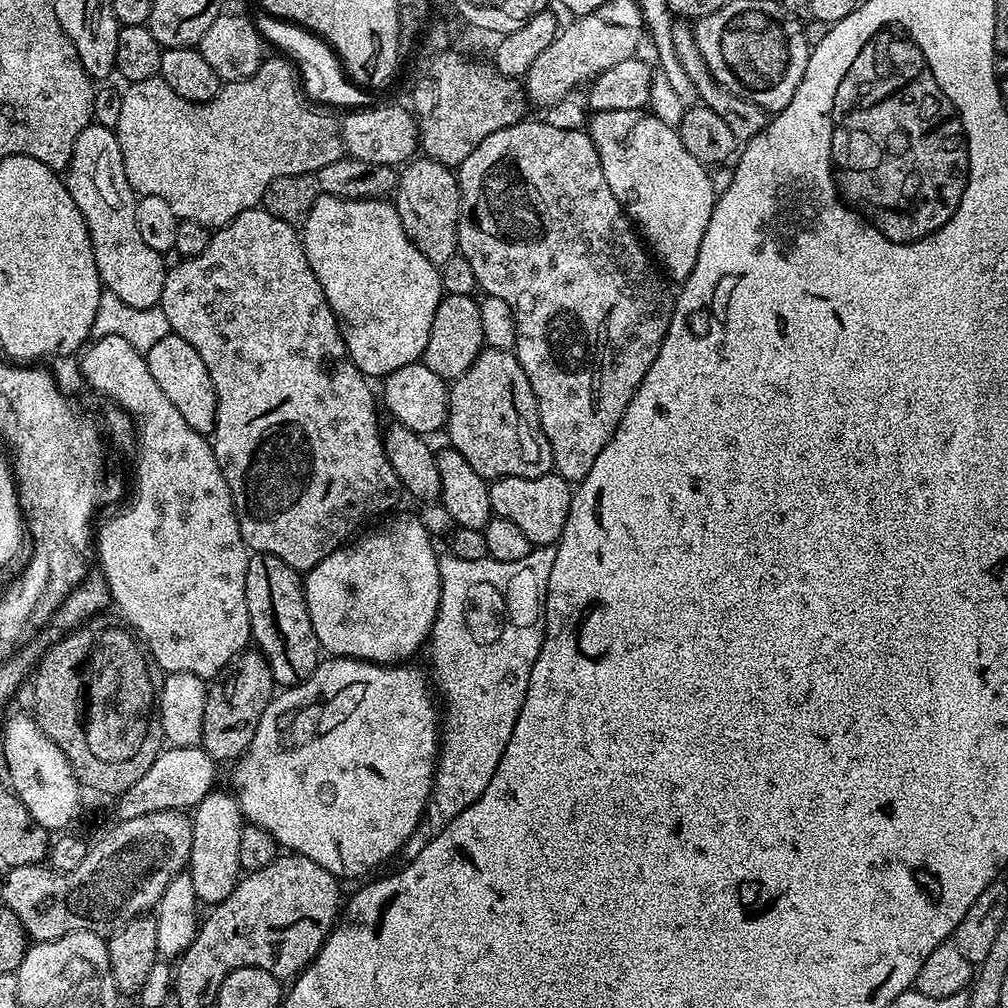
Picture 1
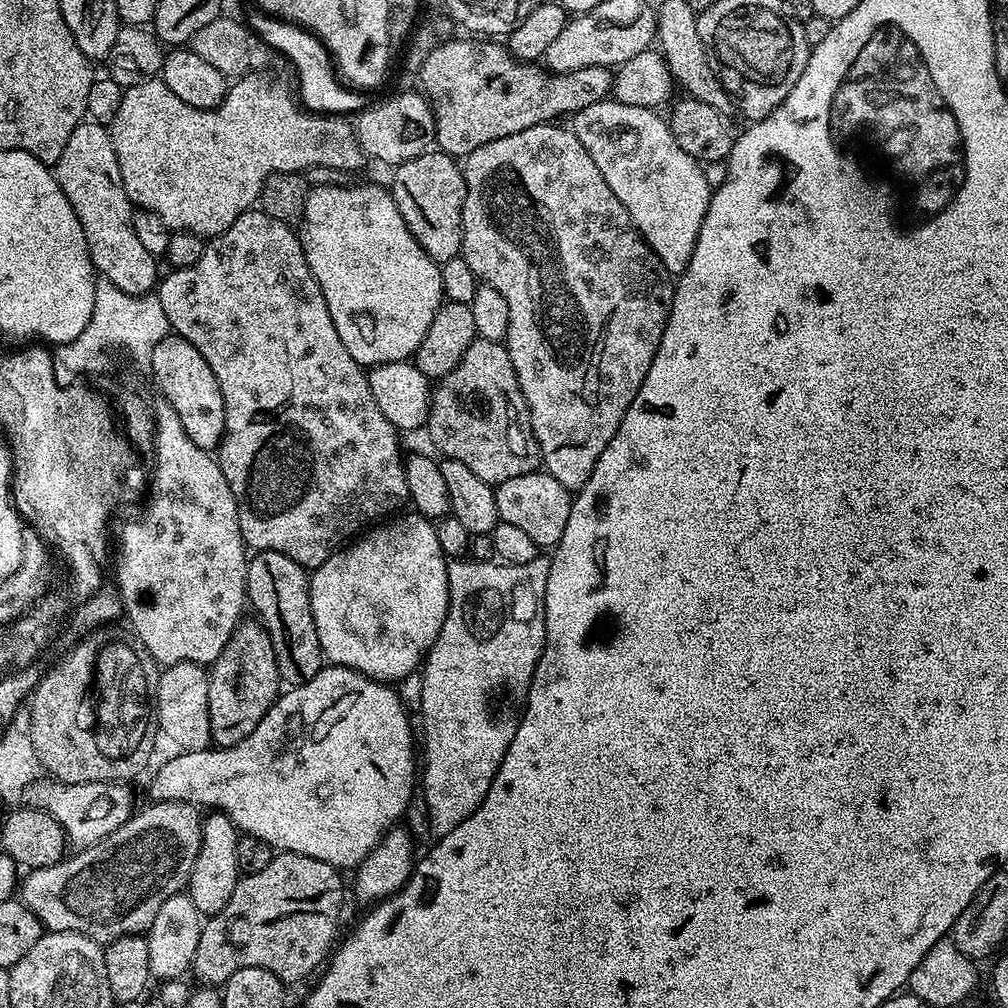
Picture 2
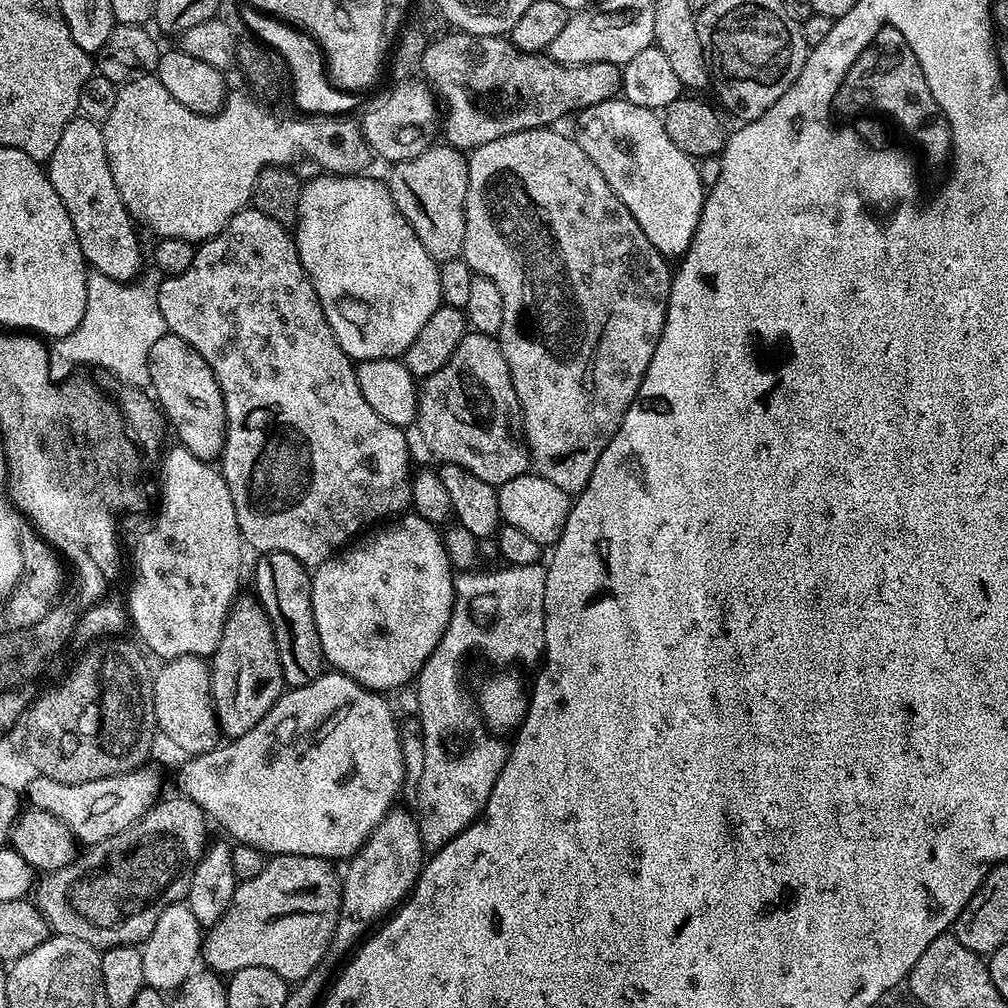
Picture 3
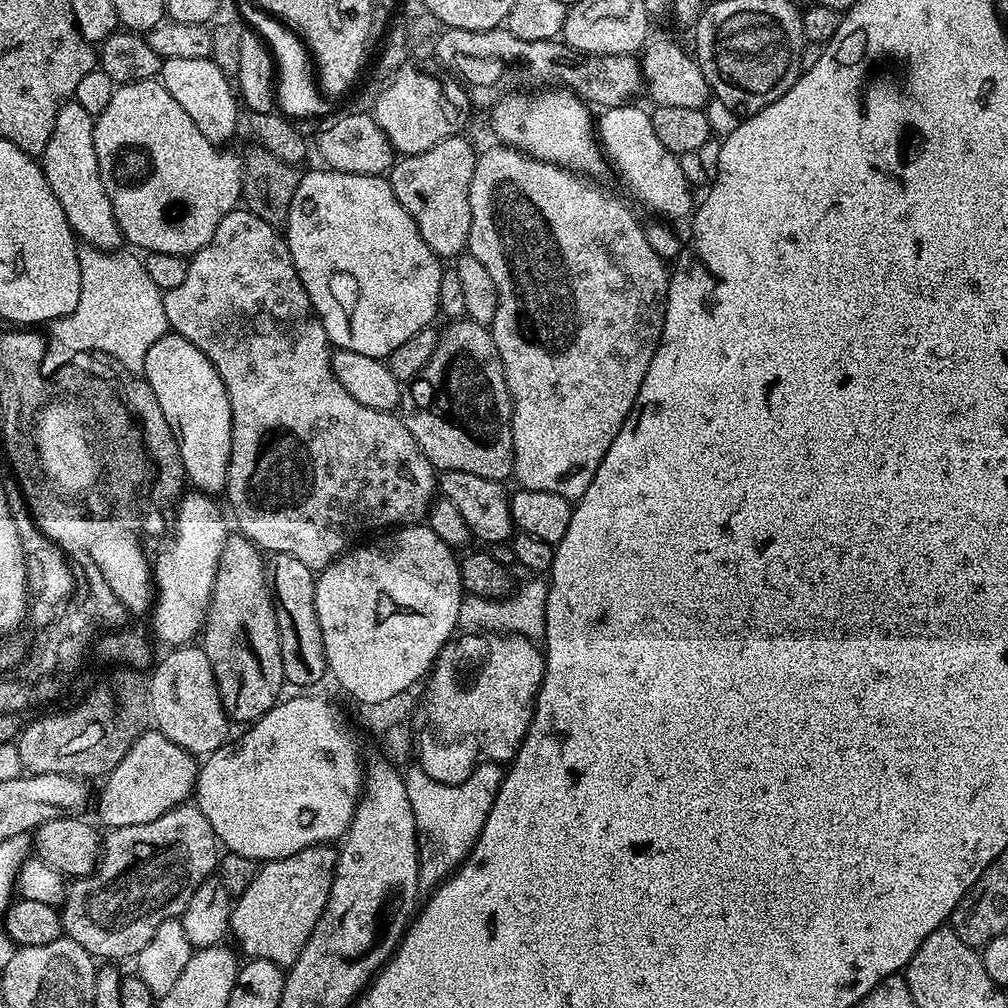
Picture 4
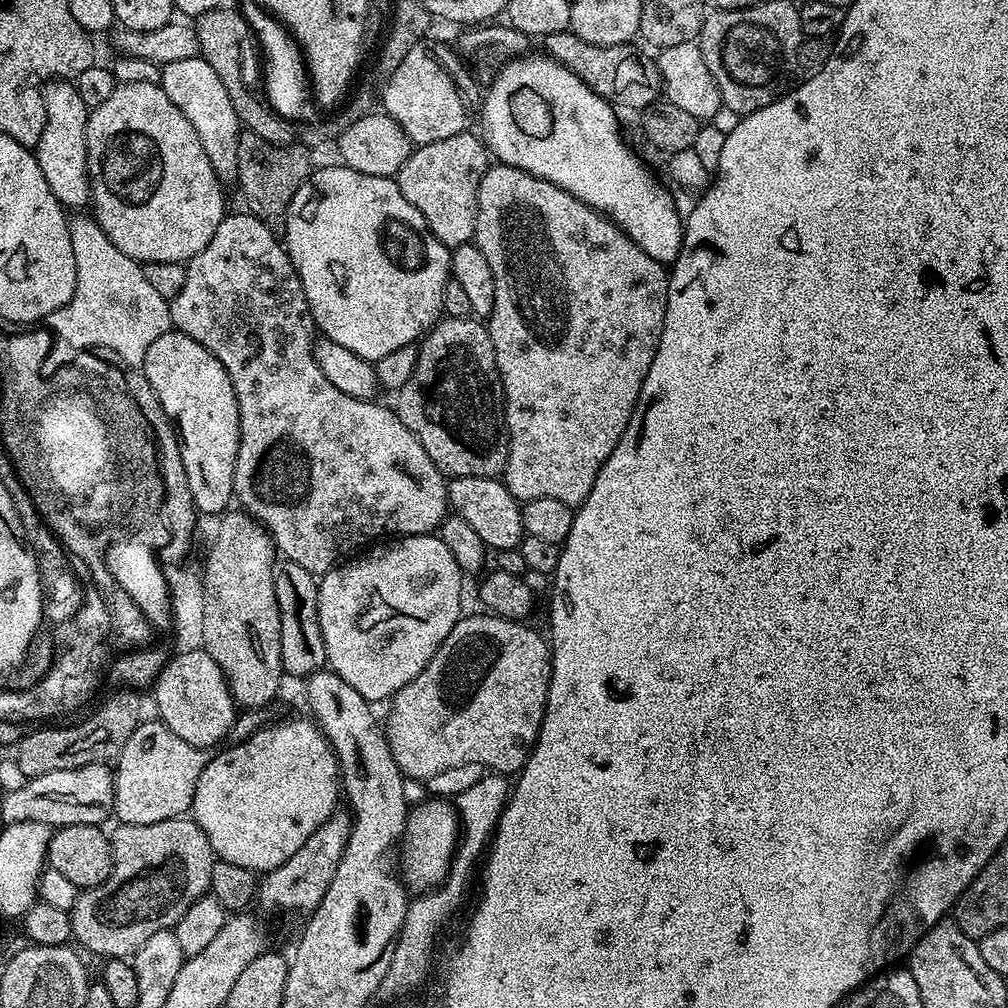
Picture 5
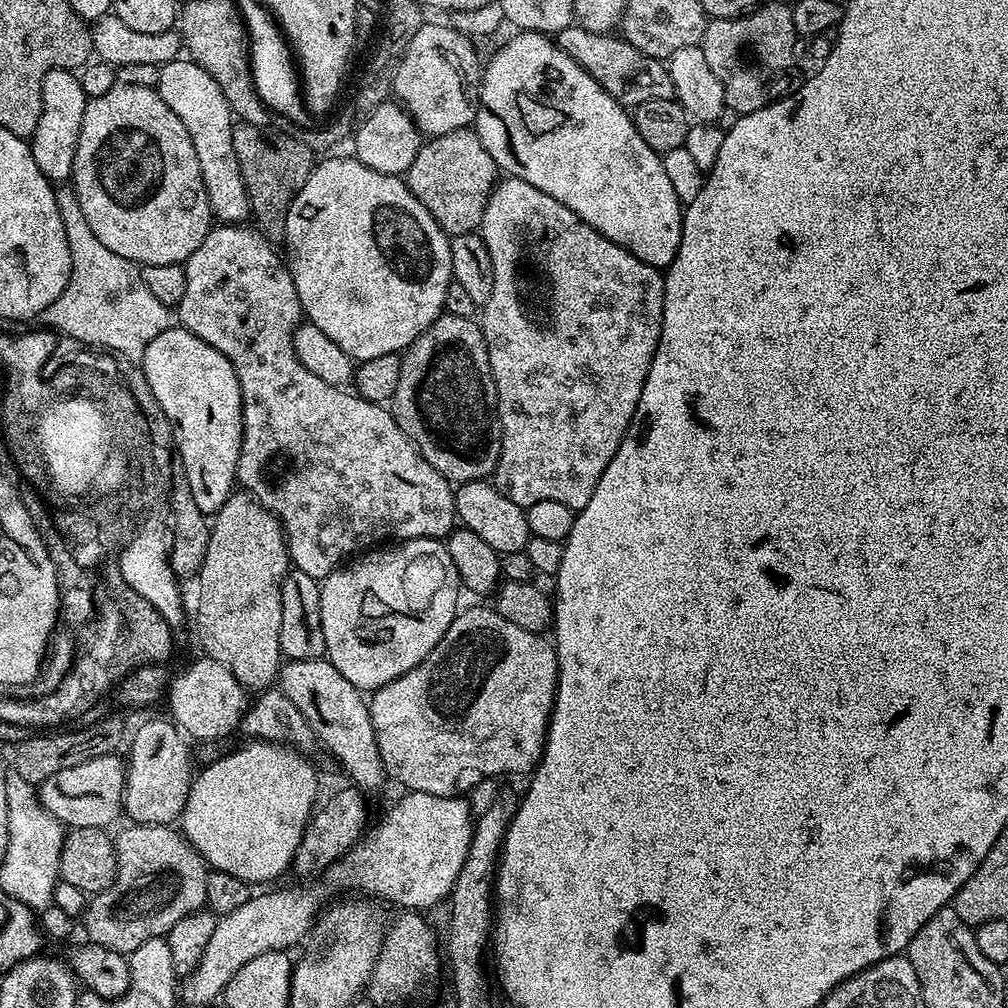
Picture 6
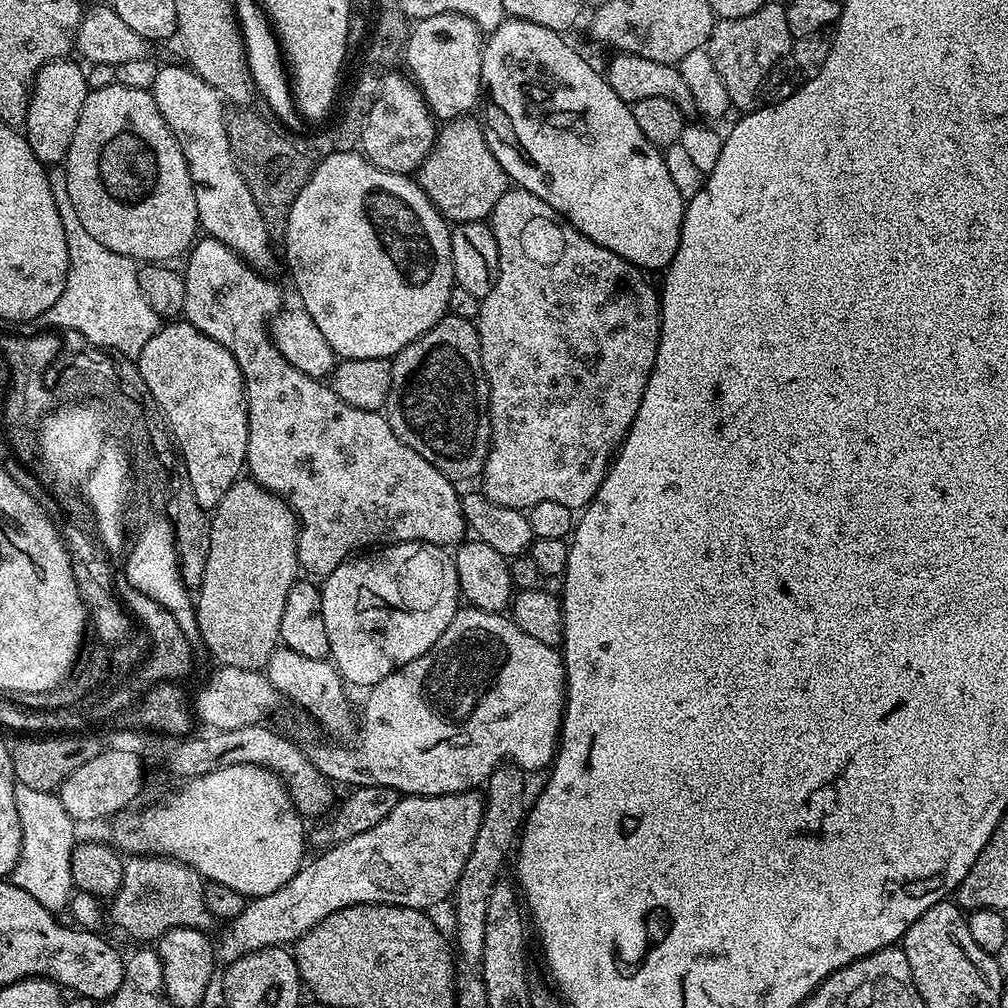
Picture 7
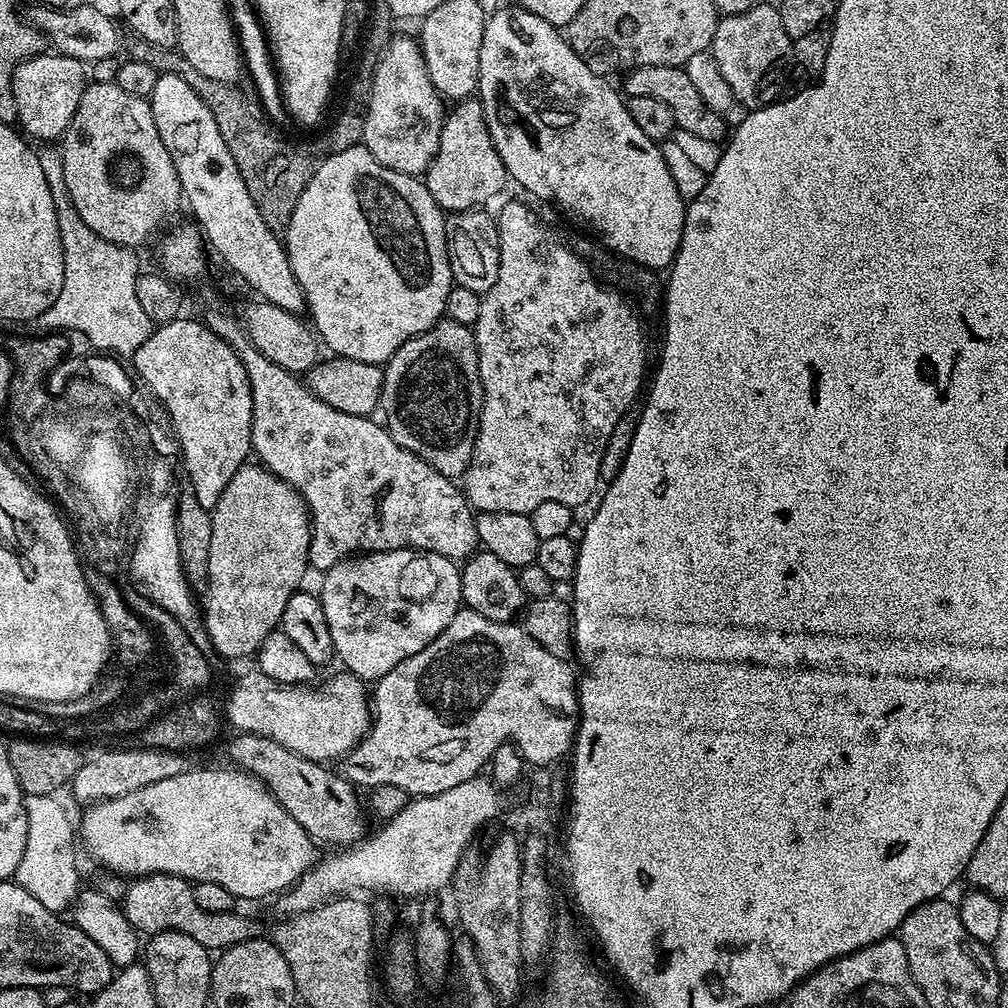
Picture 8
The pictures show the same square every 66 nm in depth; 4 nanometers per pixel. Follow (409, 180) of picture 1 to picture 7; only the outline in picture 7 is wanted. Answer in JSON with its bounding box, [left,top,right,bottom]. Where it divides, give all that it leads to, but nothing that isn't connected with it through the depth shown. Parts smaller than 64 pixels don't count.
[418,115,510,225]

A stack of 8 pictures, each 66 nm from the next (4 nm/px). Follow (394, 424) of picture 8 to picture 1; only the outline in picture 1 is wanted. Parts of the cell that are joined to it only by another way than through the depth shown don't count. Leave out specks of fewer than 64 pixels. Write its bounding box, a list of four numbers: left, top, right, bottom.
[447,347,553,482]

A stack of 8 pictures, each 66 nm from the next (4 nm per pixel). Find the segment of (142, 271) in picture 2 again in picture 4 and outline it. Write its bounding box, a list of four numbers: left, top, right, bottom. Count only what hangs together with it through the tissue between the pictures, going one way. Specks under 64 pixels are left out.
[42,100,122,252]

